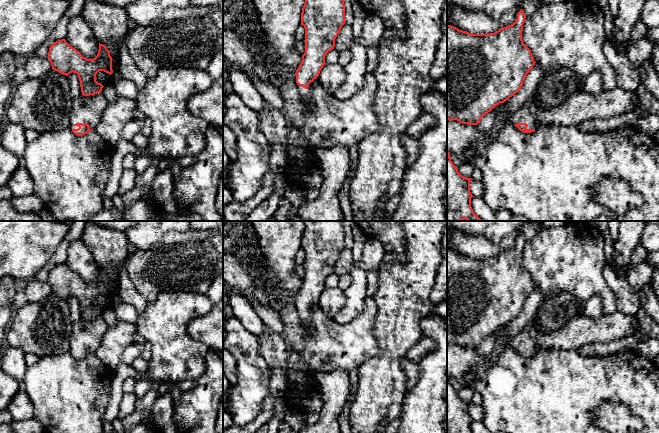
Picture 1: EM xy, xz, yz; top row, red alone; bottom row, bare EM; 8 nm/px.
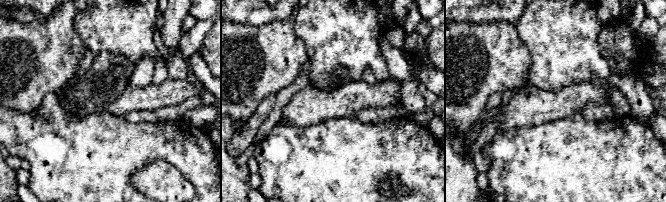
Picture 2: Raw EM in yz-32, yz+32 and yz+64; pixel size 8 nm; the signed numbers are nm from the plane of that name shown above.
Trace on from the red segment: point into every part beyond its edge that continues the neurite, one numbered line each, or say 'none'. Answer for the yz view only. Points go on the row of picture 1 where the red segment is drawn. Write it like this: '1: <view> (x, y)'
1: yz (581, 106)

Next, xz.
1: xz (306, 94)

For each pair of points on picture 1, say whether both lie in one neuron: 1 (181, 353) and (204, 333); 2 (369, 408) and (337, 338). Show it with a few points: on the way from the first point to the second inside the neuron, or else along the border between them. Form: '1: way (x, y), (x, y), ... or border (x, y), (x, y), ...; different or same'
1: border (192, 318), (188, 324), (188, 333), (209, 348); different
2: border (374, 353), (356, 368); different

